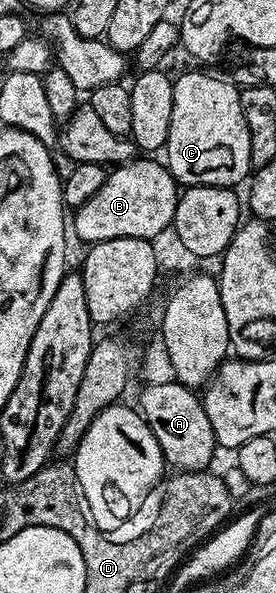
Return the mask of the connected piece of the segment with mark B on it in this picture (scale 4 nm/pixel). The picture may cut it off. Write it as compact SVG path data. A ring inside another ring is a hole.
M132 159L121 165L116 165L108 172L105 183L89 203L85 203L80 209L74 210L75 225L73 221L73 233L86 243L96 241L108 241L109 239L121 239L122 237L136 237L137 239L156 239L163 232L170 230L175 224L175 212L181 192L175 176L167 169L162 160L139 161Z

